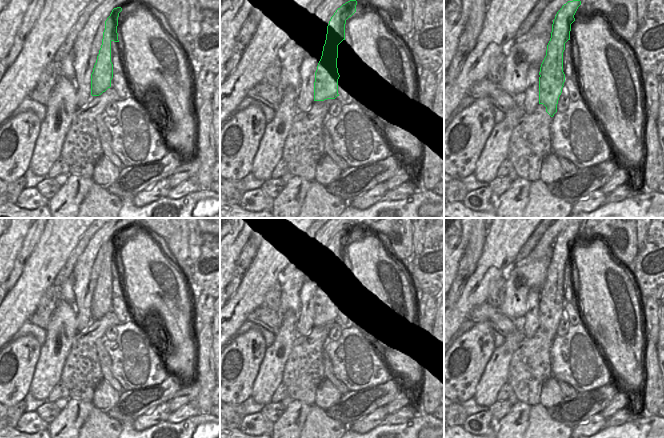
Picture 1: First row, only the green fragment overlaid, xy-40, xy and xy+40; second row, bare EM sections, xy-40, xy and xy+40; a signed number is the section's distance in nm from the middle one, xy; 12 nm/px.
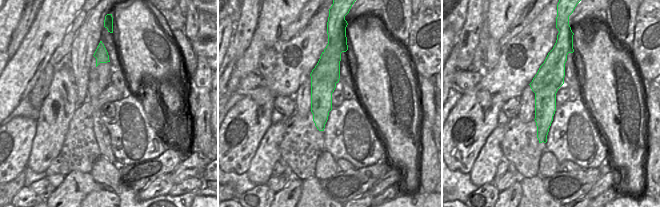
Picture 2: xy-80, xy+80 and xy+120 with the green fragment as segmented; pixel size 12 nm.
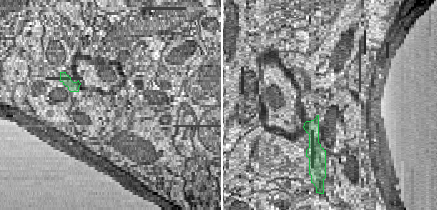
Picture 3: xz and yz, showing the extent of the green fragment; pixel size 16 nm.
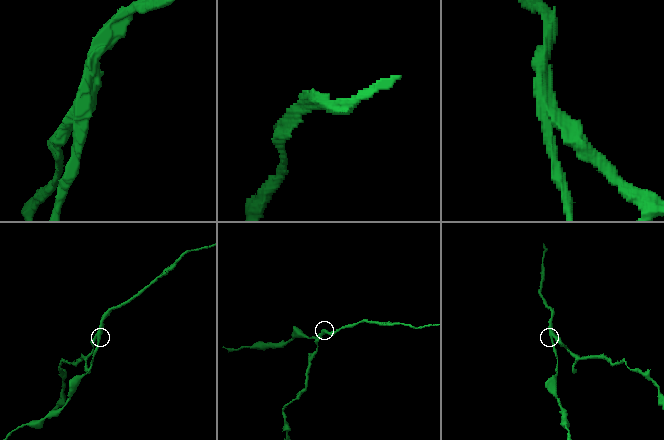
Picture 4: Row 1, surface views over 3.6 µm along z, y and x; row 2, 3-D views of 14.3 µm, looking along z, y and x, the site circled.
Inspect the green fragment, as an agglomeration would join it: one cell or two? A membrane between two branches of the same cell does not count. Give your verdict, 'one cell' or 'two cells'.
two cells

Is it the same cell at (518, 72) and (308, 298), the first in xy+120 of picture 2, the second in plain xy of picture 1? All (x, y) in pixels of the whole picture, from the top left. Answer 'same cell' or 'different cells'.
different cells

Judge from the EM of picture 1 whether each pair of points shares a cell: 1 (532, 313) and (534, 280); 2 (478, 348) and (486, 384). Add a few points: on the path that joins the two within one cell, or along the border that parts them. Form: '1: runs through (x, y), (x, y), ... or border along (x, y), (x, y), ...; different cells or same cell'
1: border along (537, 288), (532, 288), (527, 296), (526, 311); different cells
2: border along (494, 351), (485, 366), (474, 394); different cells

